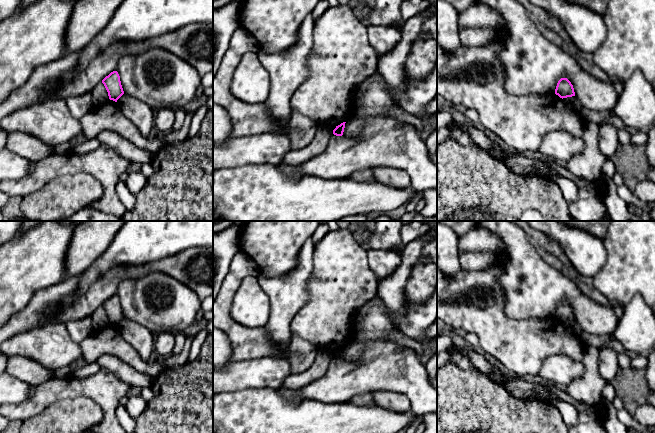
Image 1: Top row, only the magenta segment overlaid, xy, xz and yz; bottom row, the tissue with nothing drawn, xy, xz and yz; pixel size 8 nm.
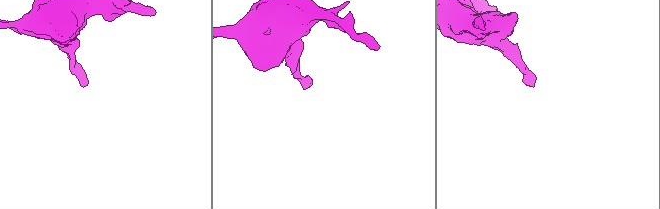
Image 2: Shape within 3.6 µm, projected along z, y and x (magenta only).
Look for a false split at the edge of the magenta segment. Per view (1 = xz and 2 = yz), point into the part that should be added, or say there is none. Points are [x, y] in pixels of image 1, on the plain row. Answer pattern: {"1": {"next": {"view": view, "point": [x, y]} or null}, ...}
{"1": {"next": null}, "2": {"next": null}}

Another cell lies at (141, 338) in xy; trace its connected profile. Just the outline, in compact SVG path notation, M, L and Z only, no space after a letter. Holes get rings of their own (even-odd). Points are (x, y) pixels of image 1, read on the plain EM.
M123 318L116 327L125 341L131 344L141 358L147 362L154 352L155 337L153 333L143 325L127 318Z

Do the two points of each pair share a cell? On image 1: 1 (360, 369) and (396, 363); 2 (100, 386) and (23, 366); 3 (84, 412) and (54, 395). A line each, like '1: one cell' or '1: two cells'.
1: one cell
2: two cells
3: two cells

